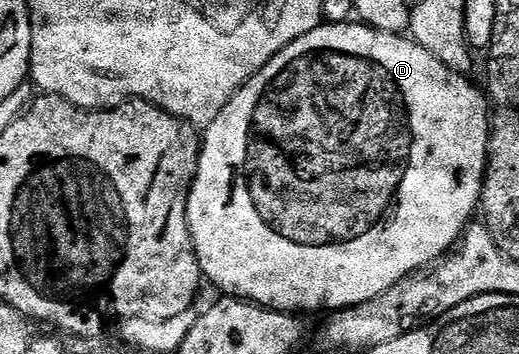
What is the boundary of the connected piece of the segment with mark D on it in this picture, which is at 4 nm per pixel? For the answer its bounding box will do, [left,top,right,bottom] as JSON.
[187,22,490,314]

